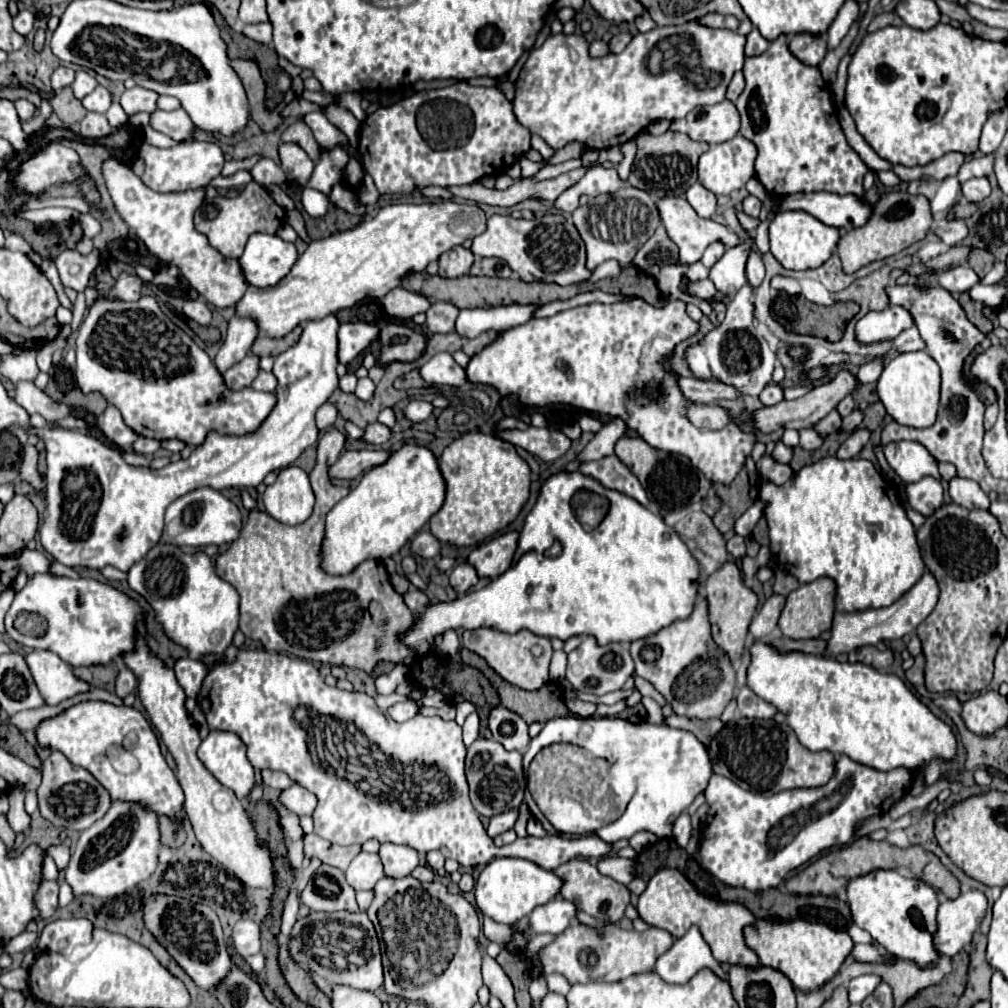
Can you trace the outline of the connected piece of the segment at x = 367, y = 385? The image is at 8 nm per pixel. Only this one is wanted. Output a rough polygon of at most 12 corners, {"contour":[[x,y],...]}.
{"contour":[[369,377],[359,379],[355,395],[371,399],[375,383]]}

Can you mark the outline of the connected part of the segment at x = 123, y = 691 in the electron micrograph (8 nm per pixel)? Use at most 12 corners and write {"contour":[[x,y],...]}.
{"contour":[[129,669],[115,679],[115,695],[121,699],[137,689],[137,679]]}

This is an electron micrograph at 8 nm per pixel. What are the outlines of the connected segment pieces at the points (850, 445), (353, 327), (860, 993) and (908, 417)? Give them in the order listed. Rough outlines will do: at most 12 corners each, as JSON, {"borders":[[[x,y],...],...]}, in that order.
{"borders":[[[855,429],[839,447],[839,459],[851,459],[869,441],[867,429]],[[343,323],[339,363],[351,363],[379,335],[371,323]],[[877,975],[849,981],[849,1001],[861,1003],[881,983]],[[925,351],[883,367],[877,395],[907,427],[931,427],[939,365]]]}

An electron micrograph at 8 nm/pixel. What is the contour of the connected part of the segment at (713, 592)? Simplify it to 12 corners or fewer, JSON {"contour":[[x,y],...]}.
{"contour":[[727,561],[705,579],[713,639],[735,661],[757,595]]}

